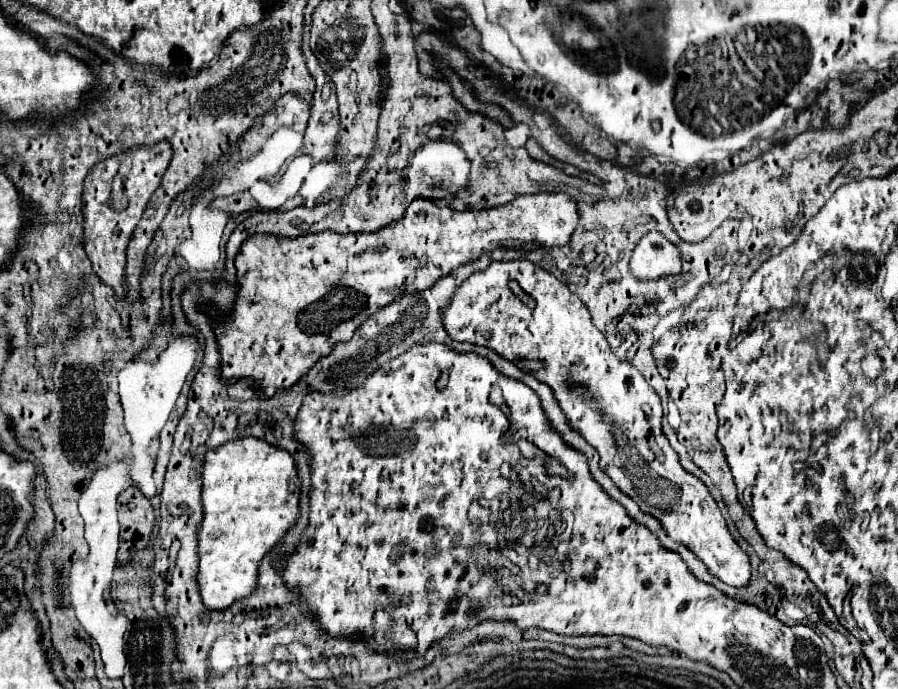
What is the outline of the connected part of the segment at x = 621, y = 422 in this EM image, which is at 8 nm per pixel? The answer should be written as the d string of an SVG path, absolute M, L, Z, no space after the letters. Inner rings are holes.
M529 259L491 261L489 267L473 273L461 283L461 287L455 289L449 305L443 309L443 327L451 339L489 347L499 357L505 357L519 369L537 377L537 381L549 385L557 397L557 403L563 407L569 427L579 431L583 439L597 449L601 457L599 465L611 477L611 481L623 493L633 497L641 511L653 515L673 541L679 541L693 551L707 565L711 575L733 587L749 585L749 555L729 533L729 527L705 483L679 465L679 455L673 451L661 431L661 403L657 393L647 385L633 365L617 359L611 353L601 331L593 325L585 303L573 295L563 281Z

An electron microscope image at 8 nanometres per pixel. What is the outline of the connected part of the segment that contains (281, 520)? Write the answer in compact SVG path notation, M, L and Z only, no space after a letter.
M257 437L233 439L217 449L205 453L203 461L203 521L197 529L197 551L199 551L199 567L197 567L197 585L203 599L203 605L213 611L227 609L233 601L251 595L257 585L257 567L261 557L269 547L273 547L287 529L295 523L299 515L299 477L295 469L293 457L269 445Z

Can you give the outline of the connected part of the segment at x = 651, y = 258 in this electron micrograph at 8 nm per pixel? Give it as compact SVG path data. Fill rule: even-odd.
M647 233L633 251L631 269L641 281L661 279L681 271L679 249L669 243L661 233Z

